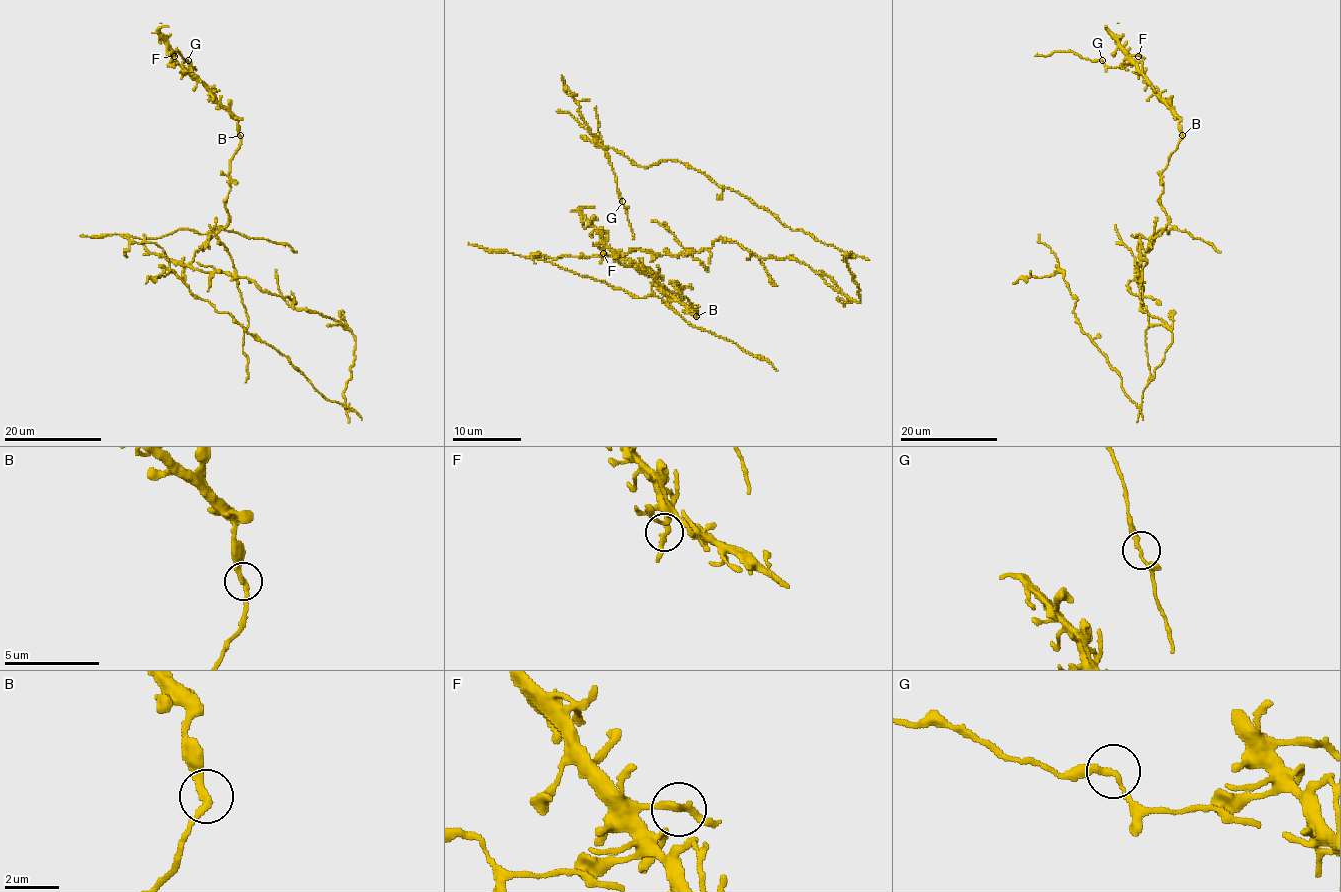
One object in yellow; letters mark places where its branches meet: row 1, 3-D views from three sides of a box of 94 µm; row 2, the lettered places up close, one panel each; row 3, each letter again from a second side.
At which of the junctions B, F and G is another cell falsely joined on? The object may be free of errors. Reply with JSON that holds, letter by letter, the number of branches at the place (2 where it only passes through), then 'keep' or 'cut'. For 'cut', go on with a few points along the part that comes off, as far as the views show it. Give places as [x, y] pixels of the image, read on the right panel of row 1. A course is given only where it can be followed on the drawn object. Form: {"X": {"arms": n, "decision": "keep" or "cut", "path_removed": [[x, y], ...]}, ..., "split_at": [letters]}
{"B": {"arms": 2, "decision": "cut", "path_removed": [[1183, 136], [1161, 175], [1168, 222], [1128, 283], [1172, 332], [1138, 406], [1079, 326], [1064, 275], [1013, 284]]}, "F": {"arms": 2, "decision": "keep"}, "G": {"arms": 2, "decision": "keep"}, "split_at": ["B"]}

